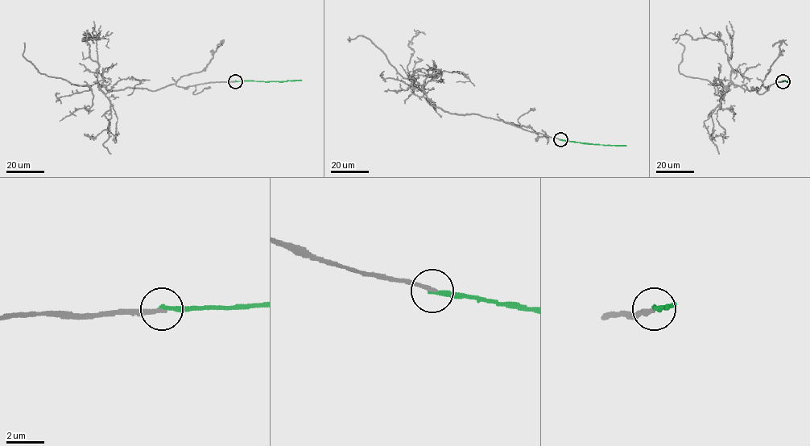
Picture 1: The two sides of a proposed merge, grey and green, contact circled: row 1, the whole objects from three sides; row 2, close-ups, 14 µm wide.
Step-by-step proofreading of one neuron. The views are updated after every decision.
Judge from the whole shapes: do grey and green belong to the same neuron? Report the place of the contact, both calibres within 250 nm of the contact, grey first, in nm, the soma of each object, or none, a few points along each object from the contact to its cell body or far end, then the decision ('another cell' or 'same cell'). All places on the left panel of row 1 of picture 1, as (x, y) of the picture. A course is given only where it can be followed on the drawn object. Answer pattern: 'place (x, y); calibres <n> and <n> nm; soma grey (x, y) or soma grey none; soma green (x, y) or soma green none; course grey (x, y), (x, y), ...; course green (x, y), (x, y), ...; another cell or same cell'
place (235, 81); calibres 200 and 200 nm; soma grey none; soma green none; course grey (235, 81), (108, 90), (97, 80), (99, 65), (82, 39), (100, 33); course green (235, 81), (301, 80); another cell

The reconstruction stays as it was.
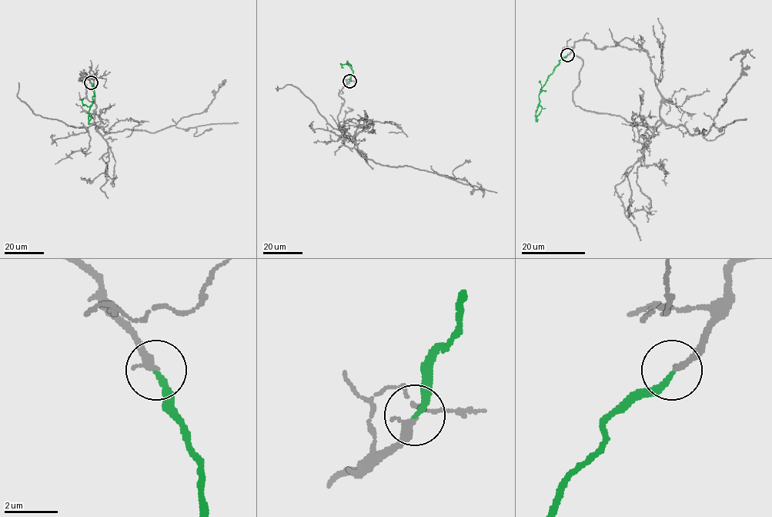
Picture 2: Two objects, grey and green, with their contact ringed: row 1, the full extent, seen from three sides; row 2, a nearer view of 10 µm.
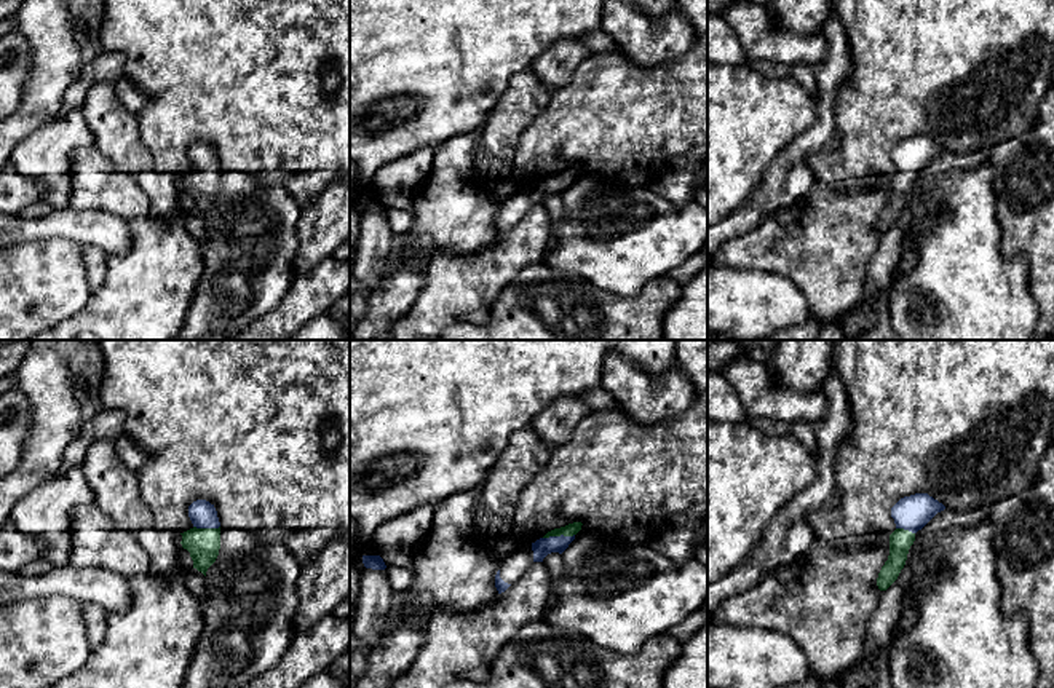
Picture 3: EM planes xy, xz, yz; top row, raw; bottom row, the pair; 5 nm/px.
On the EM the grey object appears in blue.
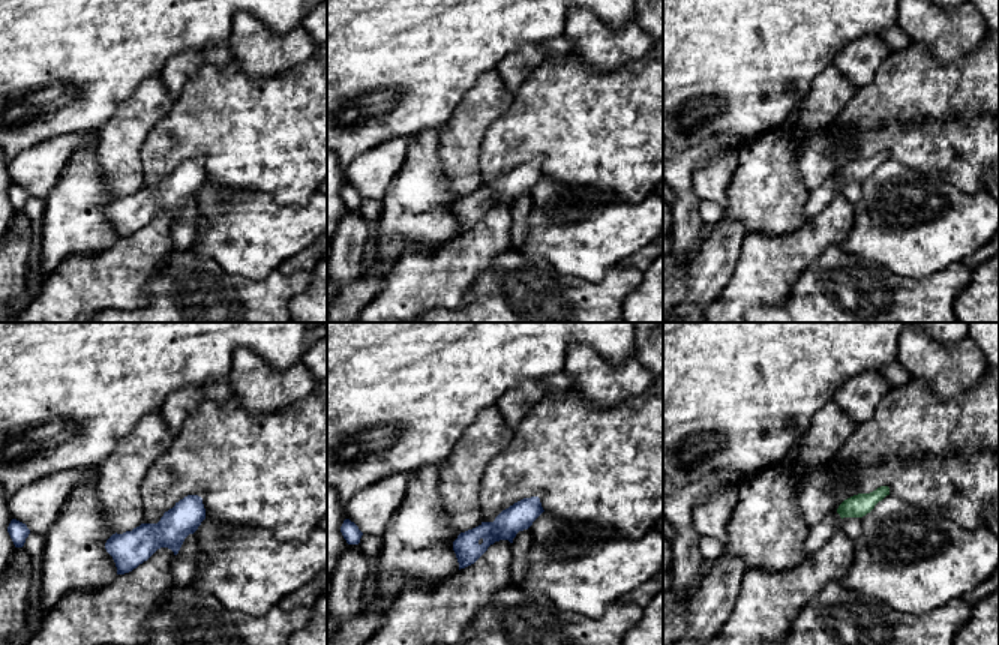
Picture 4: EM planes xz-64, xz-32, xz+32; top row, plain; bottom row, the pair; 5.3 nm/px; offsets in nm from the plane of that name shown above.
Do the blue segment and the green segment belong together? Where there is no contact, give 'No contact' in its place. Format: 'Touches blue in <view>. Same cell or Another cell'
Touches blue in xz. Same cell

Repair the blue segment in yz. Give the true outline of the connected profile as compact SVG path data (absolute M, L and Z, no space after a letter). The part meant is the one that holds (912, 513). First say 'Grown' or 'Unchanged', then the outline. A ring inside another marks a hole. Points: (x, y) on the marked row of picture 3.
Grown. M928 493L904 496L891 508L896 530L890 535L890 556L877 578L880 591L886 591L897 579L915 533L944 509L945 506Z

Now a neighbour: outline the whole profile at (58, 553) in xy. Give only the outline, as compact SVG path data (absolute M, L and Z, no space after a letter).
M81 465L57 473L22 498L10 514L10 522L22 533L37 535L48 549L42 560L51 567L69 565L72 511L94 503L94 493Z

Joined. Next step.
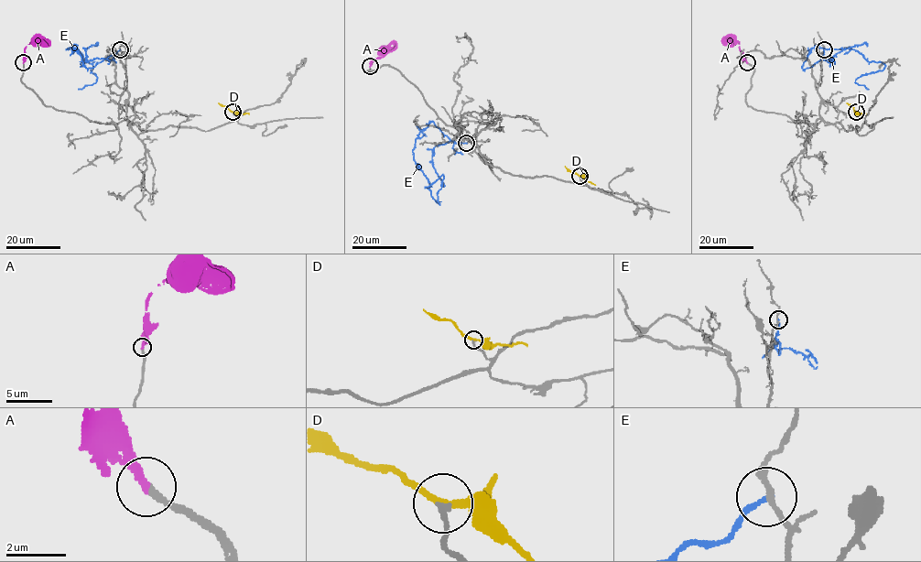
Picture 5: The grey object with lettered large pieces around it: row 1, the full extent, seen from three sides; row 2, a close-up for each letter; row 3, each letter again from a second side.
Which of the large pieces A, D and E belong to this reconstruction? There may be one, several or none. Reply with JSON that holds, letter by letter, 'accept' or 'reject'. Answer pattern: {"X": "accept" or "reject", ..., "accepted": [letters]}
{"A": "accept", "D": "accept", "E": "reject", "accepted": ["A", "D"]}

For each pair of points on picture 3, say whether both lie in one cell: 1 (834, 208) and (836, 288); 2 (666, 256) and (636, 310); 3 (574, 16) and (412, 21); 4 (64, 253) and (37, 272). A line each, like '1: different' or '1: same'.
1: same
2: different
3: same
4: same

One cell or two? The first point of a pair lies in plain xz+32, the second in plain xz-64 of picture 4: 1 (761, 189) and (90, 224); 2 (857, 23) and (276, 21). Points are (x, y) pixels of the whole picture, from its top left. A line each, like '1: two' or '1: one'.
1: one
2: one

